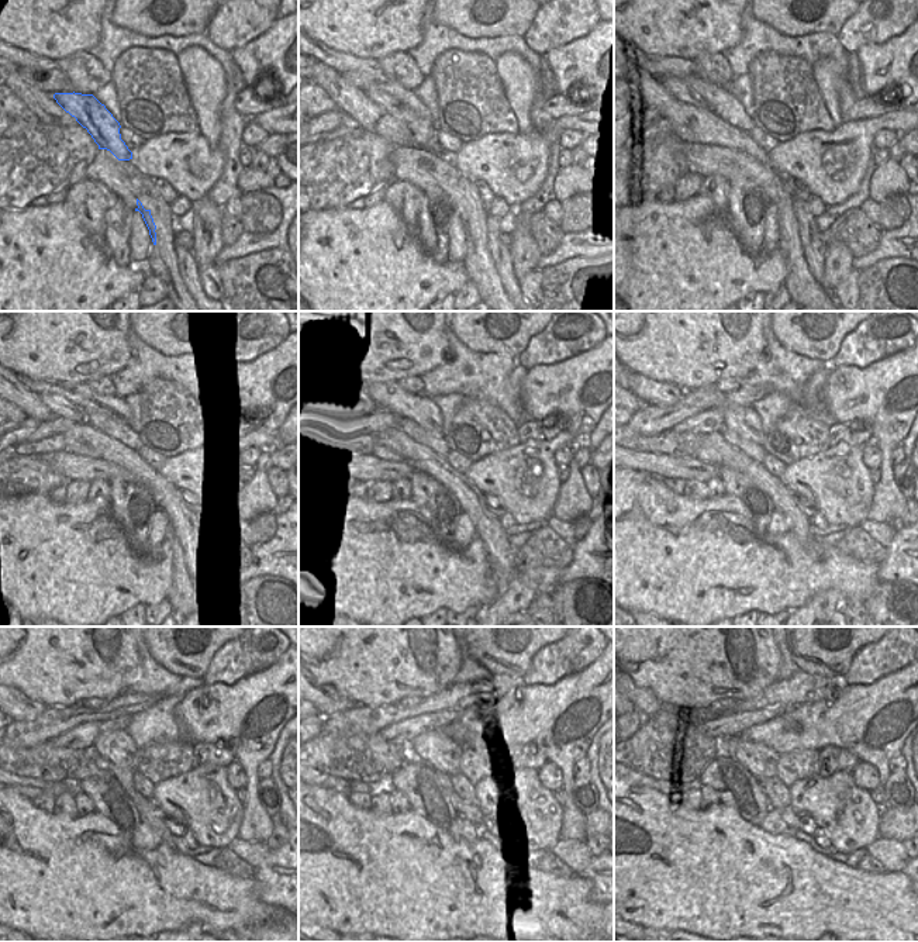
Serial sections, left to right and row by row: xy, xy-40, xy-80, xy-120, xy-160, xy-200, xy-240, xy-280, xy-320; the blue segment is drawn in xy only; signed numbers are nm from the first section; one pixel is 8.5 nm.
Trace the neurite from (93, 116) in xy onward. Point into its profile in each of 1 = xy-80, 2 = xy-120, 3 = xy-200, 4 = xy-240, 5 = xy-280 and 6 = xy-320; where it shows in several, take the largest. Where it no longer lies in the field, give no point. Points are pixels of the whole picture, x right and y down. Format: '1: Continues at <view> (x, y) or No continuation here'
1: Continues at xy-80 (677, 88)
2: Continues at xy-120 (55, 403)
3: Continues at xy-200 (656, 393)
4: Continues at xy-240 (17, 707)
5: Continues at xy-280 (327, 700)
6: Continues at xy-320 (644, 701)

